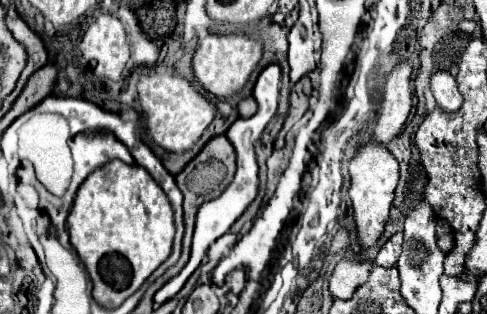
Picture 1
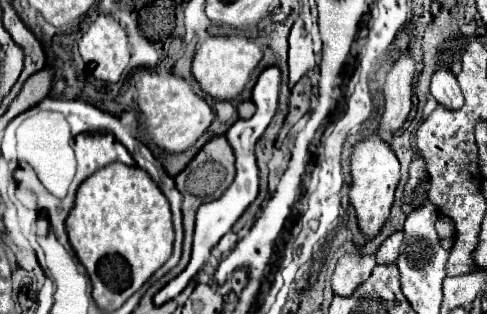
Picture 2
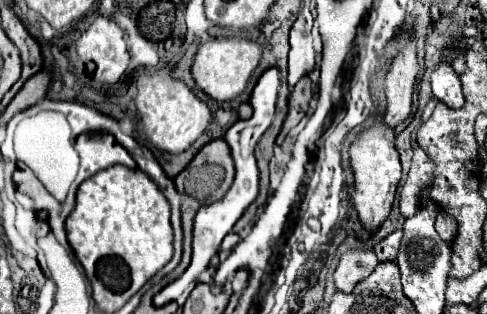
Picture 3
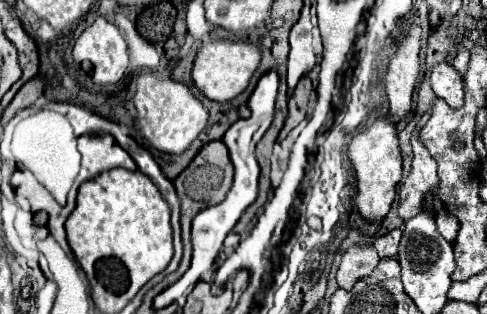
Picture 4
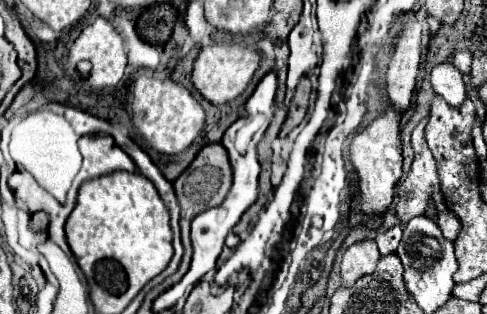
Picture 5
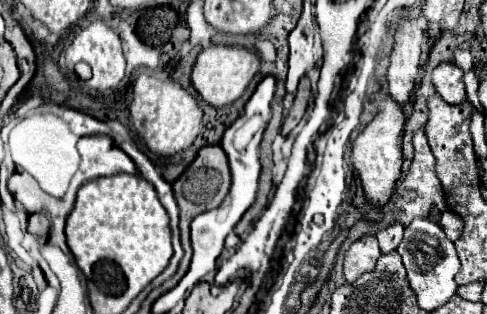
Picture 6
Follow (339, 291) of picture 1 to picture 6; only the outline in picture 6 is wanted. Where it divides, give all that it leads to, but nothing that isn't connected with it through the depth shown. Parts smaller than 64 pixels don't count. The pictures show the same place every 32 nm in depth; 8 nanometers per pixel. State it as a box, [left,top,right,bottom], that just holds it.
[344,234,380,284]

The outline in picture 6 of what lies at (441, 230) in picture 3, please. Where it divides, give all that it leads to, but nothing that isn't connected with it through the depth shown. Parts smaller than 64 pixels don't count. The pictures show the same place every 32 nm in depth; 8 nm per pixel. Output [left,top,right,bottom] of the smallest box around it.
[440,210,464,242]

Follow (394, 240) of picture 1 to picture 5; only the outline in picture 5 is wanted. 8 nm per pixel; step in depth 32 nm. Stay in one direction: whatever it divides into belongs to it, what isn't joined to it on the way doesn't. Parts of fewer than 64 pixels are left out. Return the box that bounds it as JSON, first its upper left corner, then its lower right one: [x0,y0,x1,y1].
[376,226,402,256]

